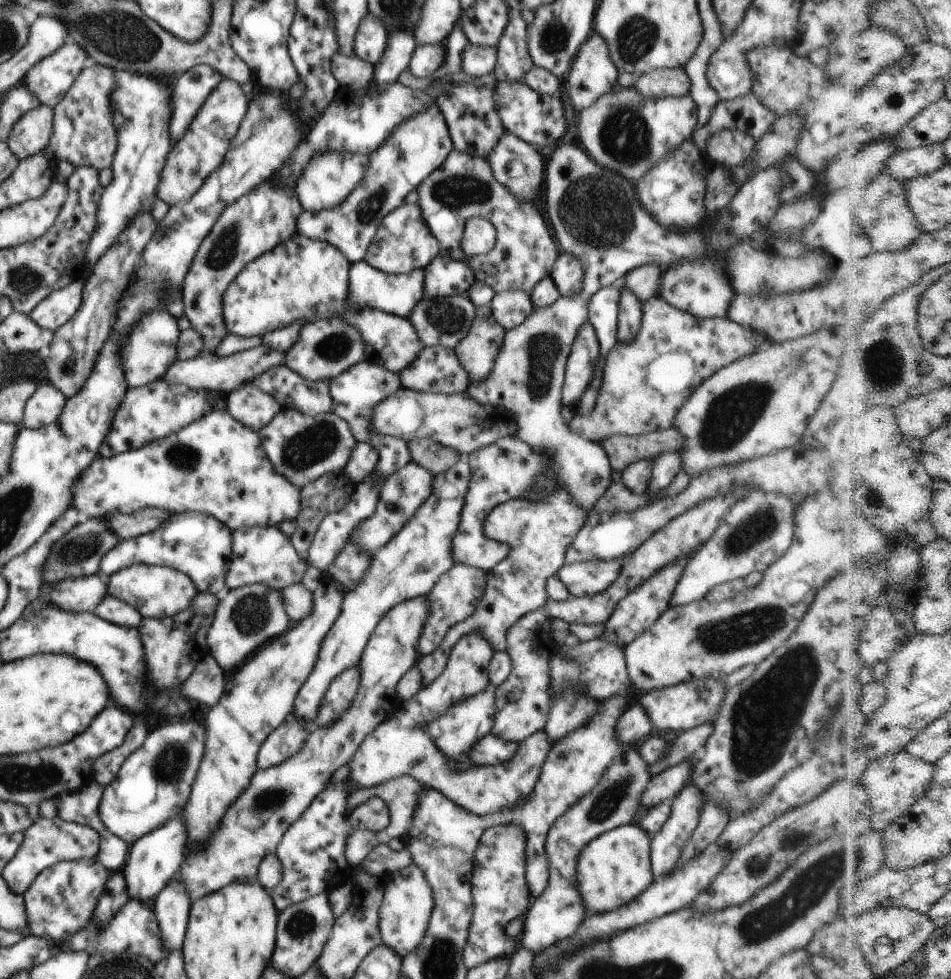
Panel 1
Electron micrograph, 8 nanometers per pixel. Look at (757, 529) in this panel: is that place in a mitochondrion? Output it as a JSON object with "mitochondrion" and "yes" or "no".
{"mitochondrion":"yes"}

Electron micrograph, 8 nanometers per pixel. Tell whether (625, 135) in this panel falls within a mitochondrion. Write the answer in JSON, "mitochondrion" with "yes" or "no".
{"mitochondrion":"yes"}

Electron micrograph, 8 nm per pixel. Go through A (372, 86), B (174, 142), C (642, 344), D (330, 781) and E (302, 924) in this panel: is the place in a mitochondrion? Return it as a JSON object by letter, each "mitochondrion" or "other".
{"A":"other","B":"other","C":"other","D":"other","E":"mitochondrion"}

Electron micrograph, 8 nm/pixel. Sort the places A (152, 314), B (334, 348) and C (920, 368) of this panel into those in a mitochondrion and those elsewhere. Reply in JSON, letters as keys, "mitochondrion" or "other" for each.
{"A":"other","B":"mitochondrion","C":"mitochondrion"}

